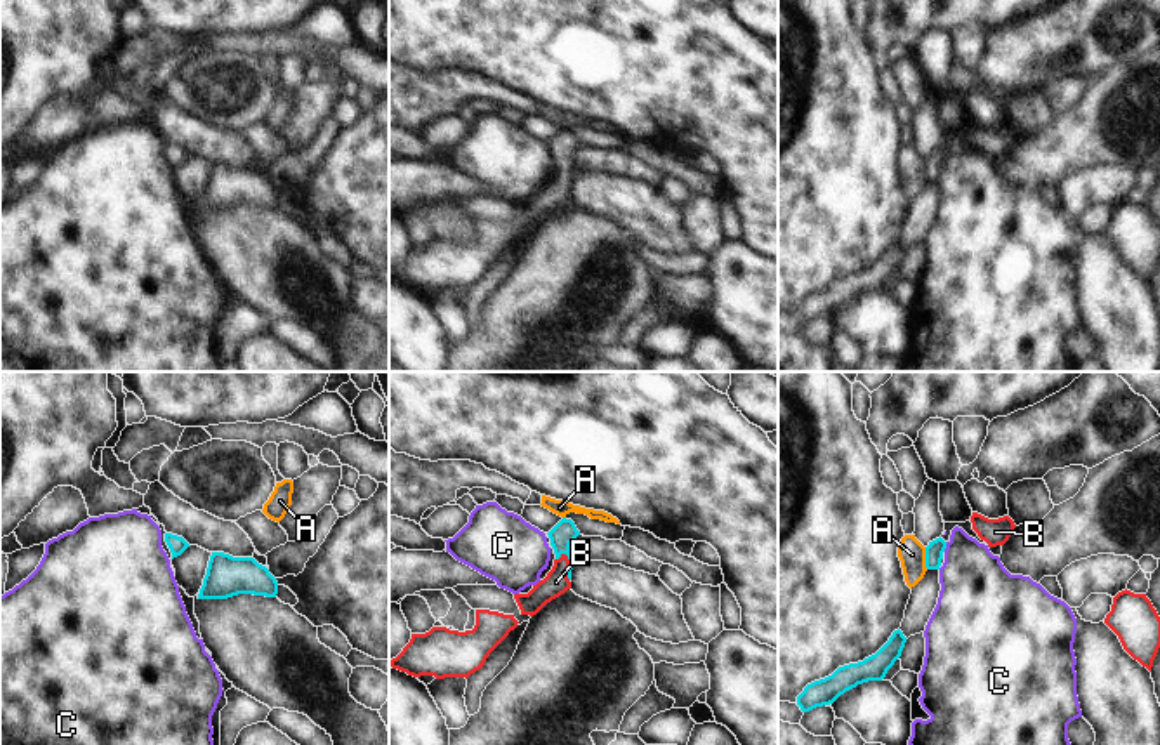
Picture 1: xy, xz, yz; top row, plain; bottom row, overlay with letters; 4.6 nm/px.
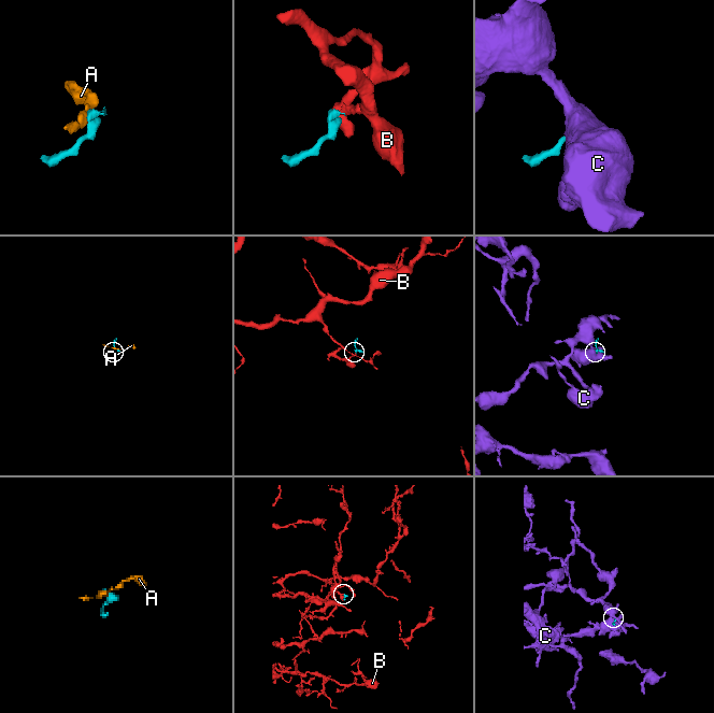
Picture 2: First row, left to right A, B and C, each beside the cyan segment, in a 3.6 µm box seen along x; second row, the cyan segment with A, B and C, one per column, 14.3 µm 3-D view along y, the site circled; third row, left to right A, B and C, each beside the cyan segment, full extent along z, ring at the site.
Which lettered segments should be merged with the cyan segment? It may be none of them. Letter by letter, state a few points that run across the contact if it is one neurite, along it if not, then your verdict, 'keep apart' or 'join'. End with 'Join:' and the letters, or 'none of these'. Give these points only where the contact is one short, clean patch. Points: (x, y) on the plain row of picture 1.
A: yz (924, 158), (924, 176), (928, 179) | keep apart
B: xz (565, 143), (565, 165), (570, 176), (556, 193) | join
C: yz (947, 153), (943, 162) | keep apart
Join: B

